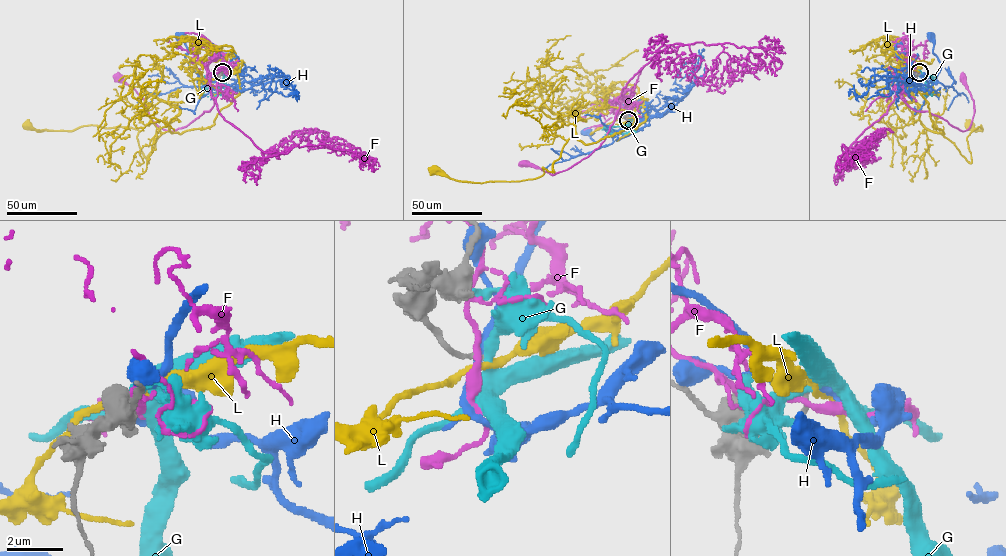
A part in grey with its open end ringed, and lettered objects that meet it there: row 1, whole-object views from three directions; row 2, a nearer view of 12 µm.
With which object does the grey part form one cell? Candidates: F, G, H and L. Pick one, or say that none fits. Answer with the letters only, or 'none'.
L

